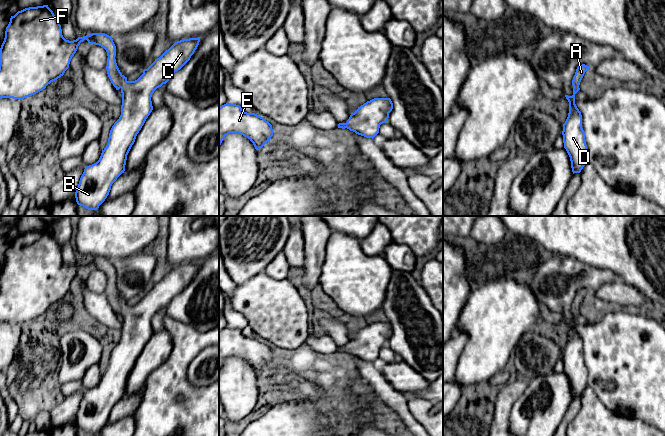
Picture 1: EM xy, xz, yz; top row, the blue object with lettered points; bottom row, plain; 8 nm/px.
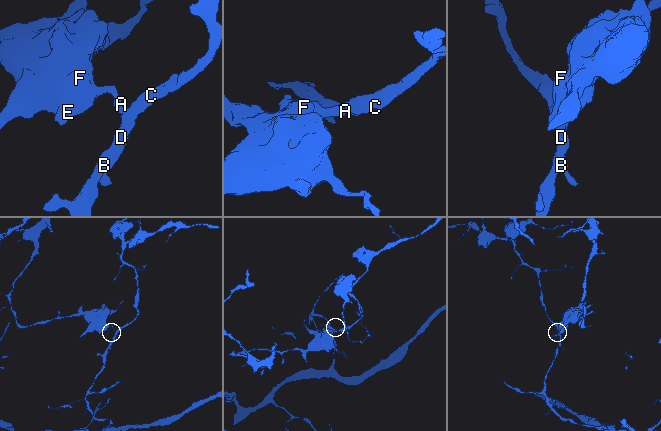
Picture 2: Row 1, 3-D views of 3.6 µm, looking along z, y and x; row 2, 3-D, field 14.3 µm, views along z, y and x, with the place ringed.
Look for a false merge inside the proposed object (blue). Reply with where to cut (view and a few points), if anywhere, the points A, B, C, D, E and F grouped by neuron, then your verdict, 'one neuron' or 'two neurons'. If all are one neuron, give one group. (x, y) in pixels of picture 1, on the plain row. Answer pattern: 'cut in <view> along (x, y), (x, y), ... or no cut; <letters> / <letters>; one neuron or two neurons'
no cut; A B C D E F; one neuron

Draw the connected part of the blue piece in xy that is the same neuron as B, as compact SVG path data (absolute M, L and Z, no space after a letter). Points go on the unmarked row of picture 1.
M48 229L25 232L11 240L0 272L0 323L22 324L45 313L48 308L64 299L78 270L85 263L89 269L99 269L106 274L108 301L116 314L120 313L122 317L121 339L110 354L107 370L102 374L99 384L85 391L75 416L78 429L88 434L97 434L109 419L112 408L125 395L127 379L153 334L152 318L190 284L199 269L200 262L175 266L147 293L144 293L137 304L128 305L117 290L116 270L111 260L105 257L92 257L69 265L63 261L61 249Z

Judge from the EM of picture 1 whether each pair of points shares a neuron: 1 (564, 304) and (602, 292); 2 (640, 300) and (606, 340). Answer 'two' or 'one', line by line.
1: two
2: two

